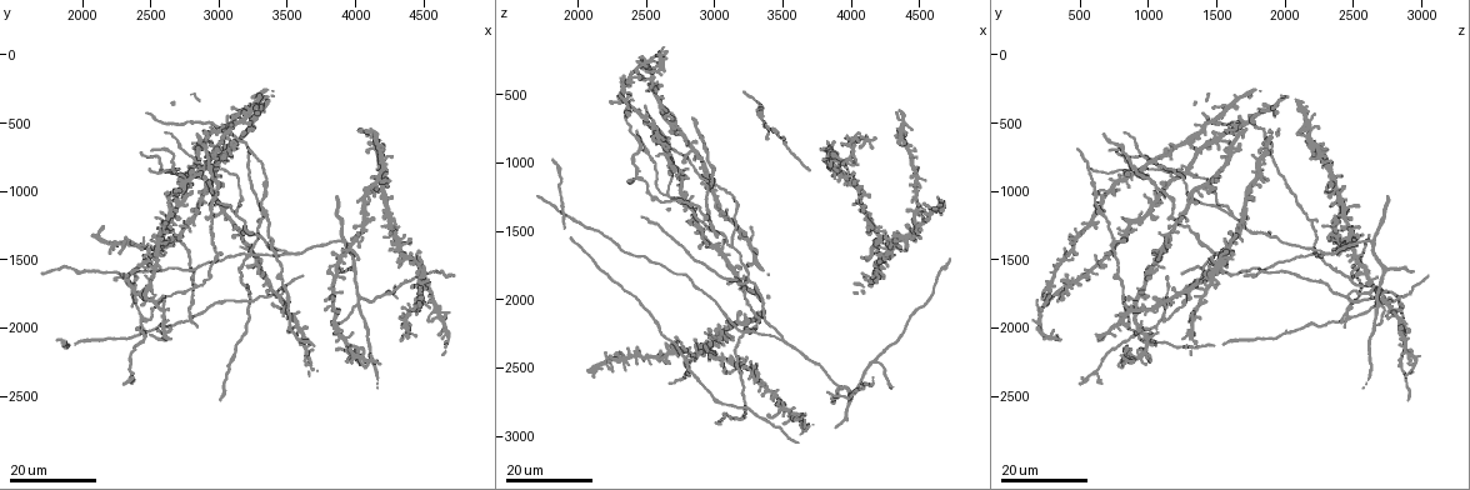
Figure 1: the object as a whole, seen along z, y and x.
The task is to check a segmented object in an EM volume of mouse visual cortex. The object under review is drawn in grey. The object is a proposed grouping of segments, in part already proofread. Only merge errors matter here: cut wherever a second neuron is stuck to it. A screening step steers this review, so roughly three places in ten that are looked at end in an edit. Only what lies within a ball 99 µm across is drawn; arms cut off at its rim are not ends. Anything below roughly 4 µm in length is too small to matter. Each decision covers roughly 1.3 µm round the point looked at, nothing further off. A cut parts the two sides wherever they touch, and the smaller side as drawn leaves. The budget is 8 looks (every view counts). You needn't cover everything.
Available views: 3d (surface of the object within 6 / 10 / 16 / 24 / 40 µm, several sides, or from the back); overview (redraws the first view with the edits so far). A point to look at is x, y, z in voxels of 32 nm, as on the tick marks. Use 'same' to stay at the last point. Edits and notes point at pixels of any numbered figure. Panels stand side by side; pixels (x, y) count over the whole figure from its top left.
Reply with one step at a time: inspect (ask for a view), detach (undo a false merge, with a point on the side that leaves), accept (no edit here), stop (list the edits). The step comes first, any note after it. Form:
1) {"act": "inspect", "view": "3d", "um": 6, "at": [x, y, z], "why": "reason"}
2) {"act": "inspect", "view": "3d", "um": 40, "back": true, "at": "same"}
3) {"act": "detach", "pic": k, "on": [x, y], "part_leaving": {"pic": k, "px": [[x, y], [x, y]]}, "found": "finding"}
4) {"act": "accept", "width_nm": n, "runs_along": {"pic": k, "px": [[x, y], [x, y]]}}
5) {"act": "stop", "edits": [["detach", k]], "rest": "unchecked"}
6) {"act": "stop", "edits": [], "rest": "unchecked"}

{"act": "inspect", "view": "3d", "um": 24, "at": [3260, 1440, 2220]}

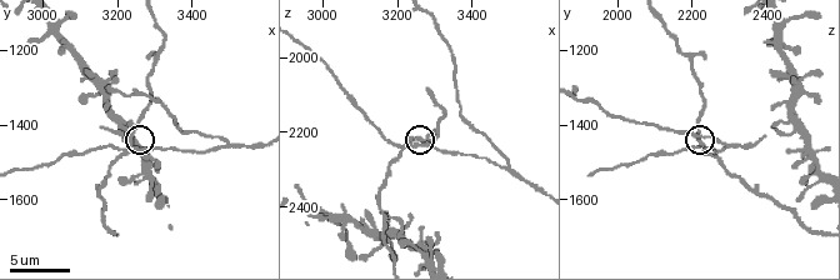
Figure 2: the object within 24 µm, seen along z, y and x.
{"act": "inspect", "view": "3d", "um": 10, "at": [3230, 1460, 2230]}

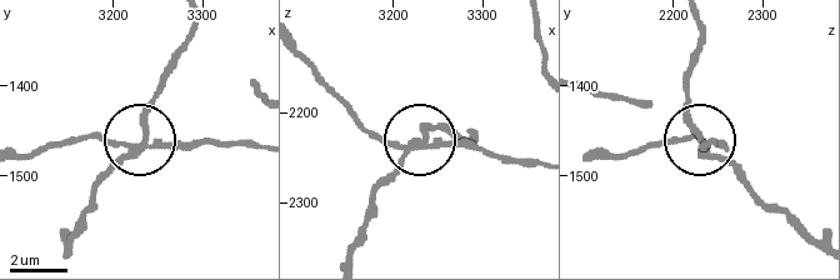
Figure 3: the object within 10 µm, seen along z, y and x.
{"act": "detach", "pic": 3, "on": [114, 161], "width_nm": 240, "found": "two neurons meet here"}

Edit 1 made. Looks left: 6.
{"act": "inspect", "view": "3d", "um": 24, "at": [4020, 1840, 2700], "why": "arms part here"}

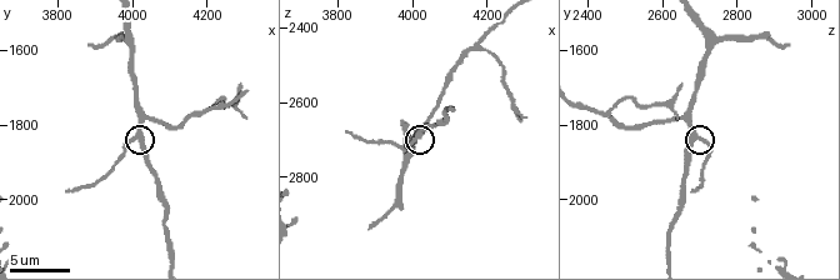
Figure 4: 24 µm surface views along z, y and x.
{"act": "inspect", "view": "3d", "um": 10, "at": [4020, 1840, 2700]}

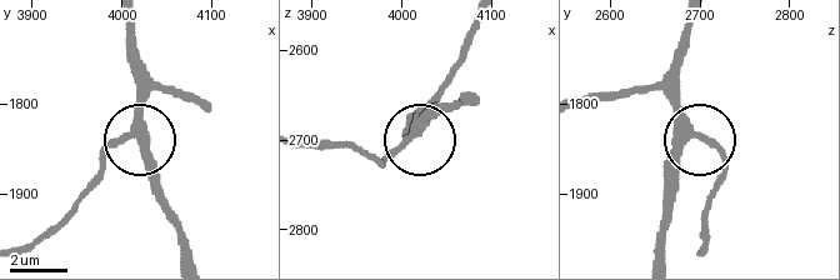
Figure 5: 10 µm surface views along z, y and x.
{"act": "accept", "side_arm_um": 9, "runs_along": {"pic": 5, "px": [[131, 26], [136, 126], [95, 175]]}, "found": "continuous, no second neuron"}

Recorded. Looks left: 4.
{"act": "inspect", "view": "3d", "um": 10, "at": [4180, 1770, 2450], "why": "three-way junction"}

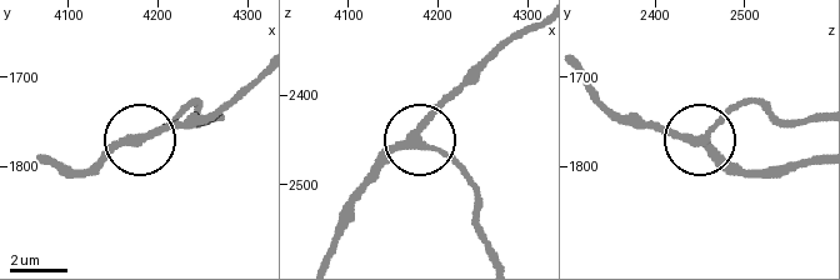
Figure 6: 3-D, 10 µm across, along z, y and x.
{"act": "accept", "side_arm_um": 9, "runs_along": {"pic": 6, "px": [[325, 258], [341, 208], [394, 153], [430, 145], [471, 184]]}, "found": "continuous, no second neuron"}

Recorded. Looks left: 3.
{"act": "inspect", "view": "3d", "um": 24, "at": [3400, 1740, 2880]}

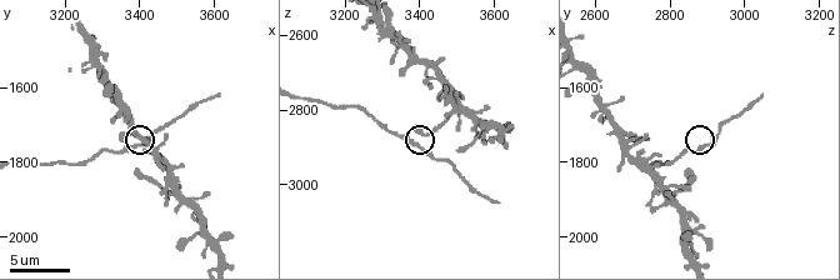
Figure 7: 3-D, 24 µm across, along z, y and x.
{"act": "inspect", "view": "3d", "um": 6, "at": [3380, 1760, 2890]}

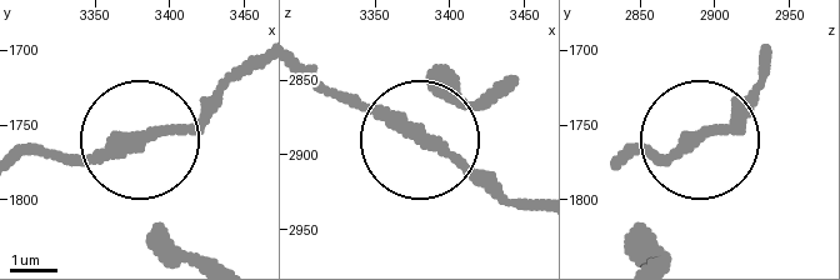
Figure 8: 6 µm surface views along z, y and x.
{"act": "accept", "width_nm": 250, "runs_along": {"pic": 8, "px": [[193, 258], [169, 238], [141, 146], [225, 86]]}, "found": "continuous, no second neuron"}

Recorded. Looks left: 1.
{"act": "stop", "edits": [["detach", 3]], "rest": "unchecked"}

